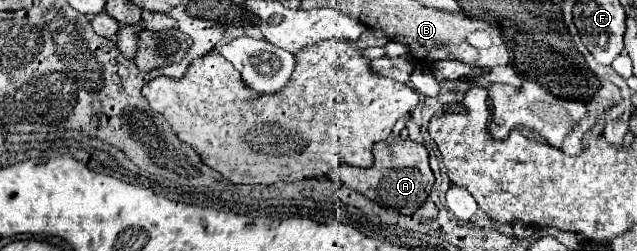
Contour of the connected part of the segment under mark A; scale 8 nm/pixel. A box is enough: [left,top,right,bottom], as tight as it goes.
[336,135,434,215]

